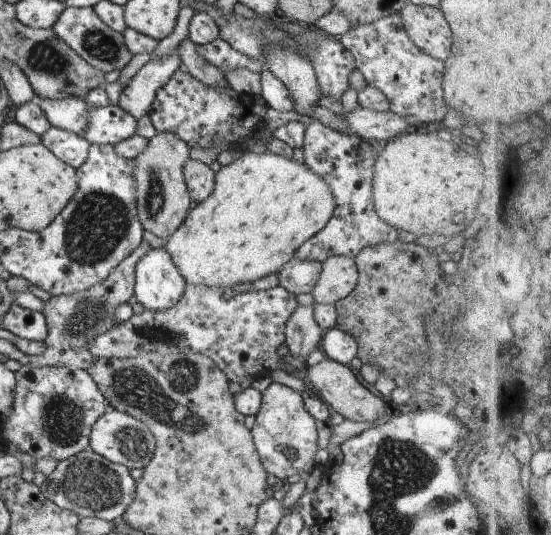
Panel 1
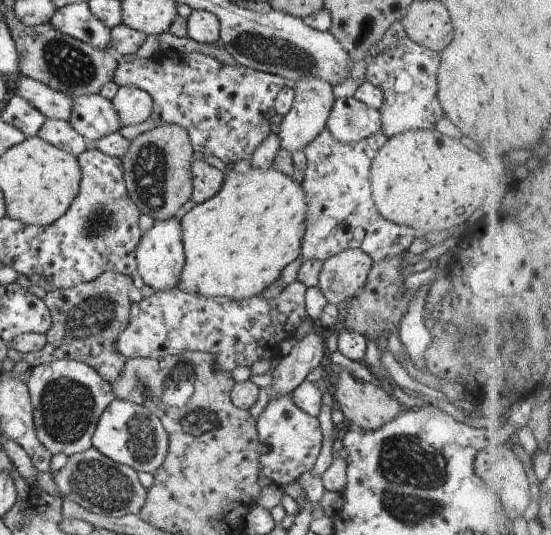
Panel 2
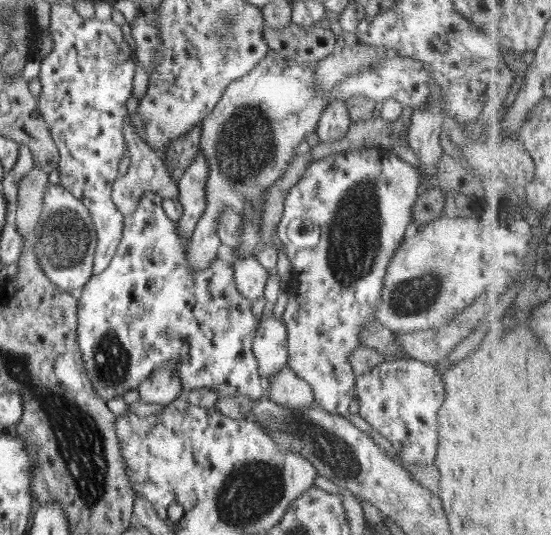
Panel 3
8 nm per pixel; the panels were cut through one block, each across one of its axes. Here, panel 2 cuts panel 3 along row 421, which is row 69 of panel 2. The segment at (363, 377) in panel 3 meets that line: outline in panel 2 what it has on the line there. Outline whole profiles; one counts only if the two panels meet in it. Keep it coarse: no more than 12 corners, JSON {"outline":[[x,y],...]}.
{"outline":[[394,22],[370,46],[366,80],[382,89],[381,131],[430,130],[441,53]]}

